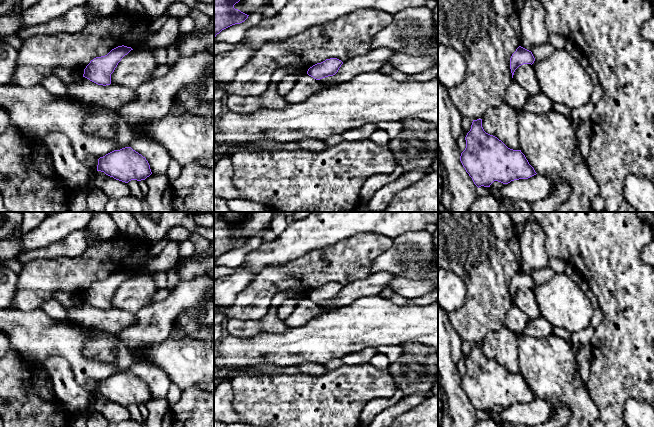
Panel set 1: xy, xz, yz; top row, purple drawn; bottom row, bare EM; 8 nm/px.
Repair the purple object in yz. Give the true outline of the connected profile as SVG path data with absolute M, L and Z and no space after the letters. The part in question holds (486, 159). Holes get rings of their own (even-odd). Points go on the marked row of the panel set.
M482 119L473 120L465 140L466 148L460 161L478 188L490 187L494 181L508 184L537 174L521 150L510 149L486 133Z

